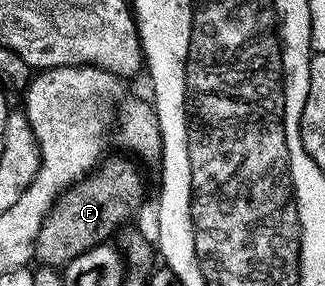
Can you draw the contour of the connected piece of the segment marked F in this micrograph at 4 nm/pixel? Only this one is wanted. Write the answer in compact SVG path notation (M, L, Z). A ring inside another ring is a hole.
M122 157L116 158L106 170L91 173L55 200L54 208L42 220L40 235L34 244L34 257L39 266L61 270L72 259L109 242L110 236L117 234L125 221L133 219L146 197L146 185L141 171L132 162L125 161L130 159Z

